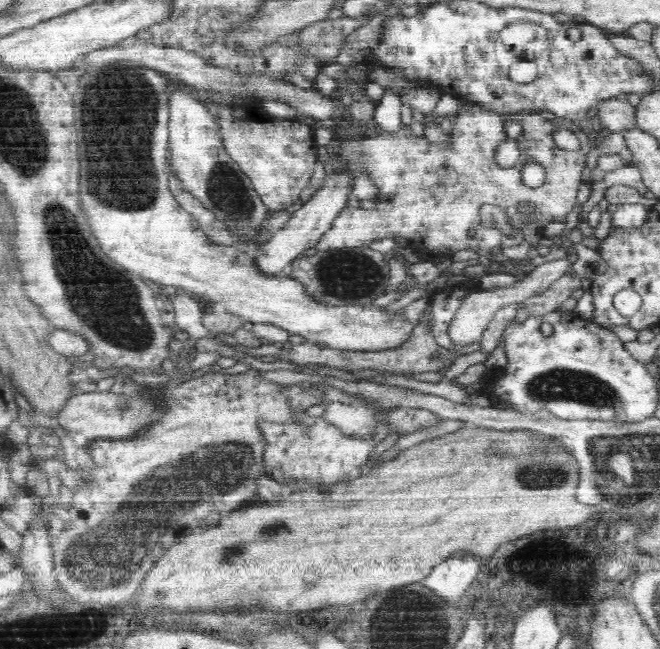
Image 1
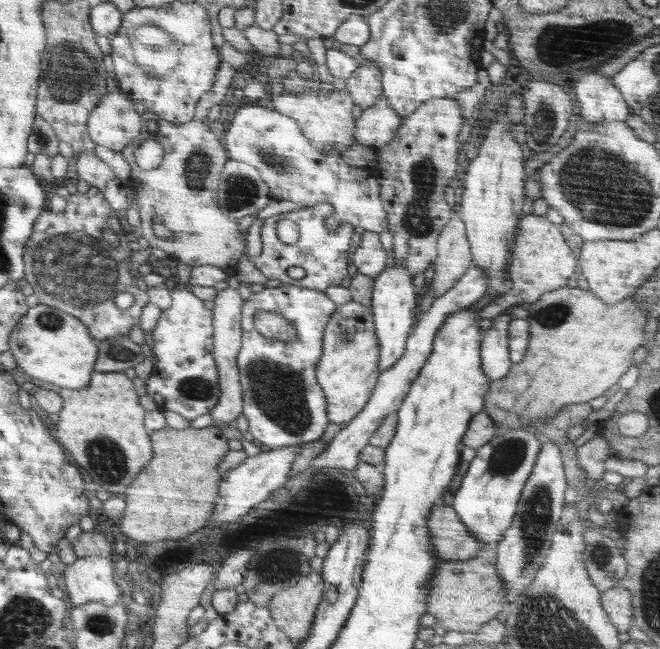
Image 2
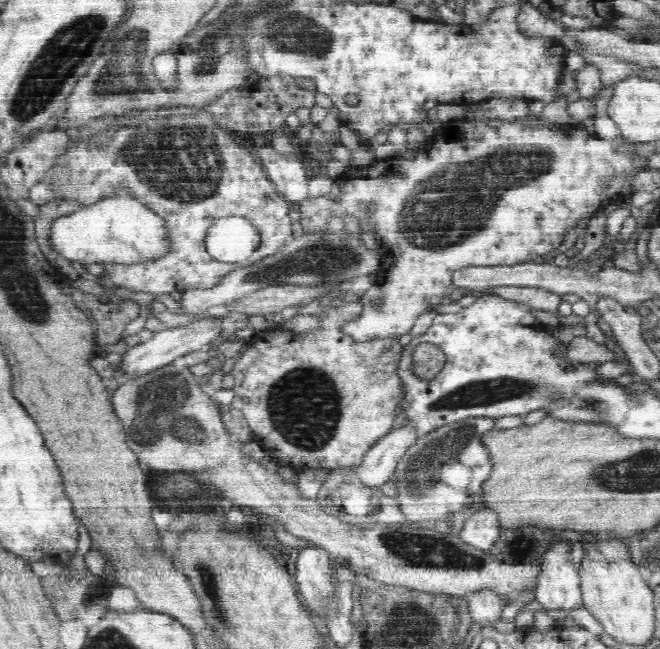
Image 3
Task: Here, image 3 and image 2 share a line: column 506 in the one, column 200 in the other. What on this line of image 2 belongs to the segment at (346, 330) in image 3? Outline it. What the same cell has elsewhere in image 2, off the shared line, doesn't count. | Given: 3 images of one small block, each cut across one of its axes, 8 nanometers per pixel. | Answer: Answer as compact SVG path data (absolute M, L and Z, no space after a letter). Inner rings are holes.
M222 64L216 75L212 89L204 94L199 103L197 117L188 124L174 124L165 119L158 120L158 132L154 135L147 124L142 135L132 145L125 148L123 156L132 167L129 185L139 193L140 213L143 235L151 247L160 248L172 258L197 267L211 264L226 268L234 266L244 254L246 236L238 236L238 224L228 218L218 205L219 185L222 183L222 171L229 161L227 143L216 130L212 130L206 120L206 114L214 105L224 105L230 100L230 89L237 70L229 64ZM156 139L165 146L163 163L154 170L142 170L136 164L134 152L145 140ZM158 216L171 230L171 239L158 238L154 232L154 220Z

